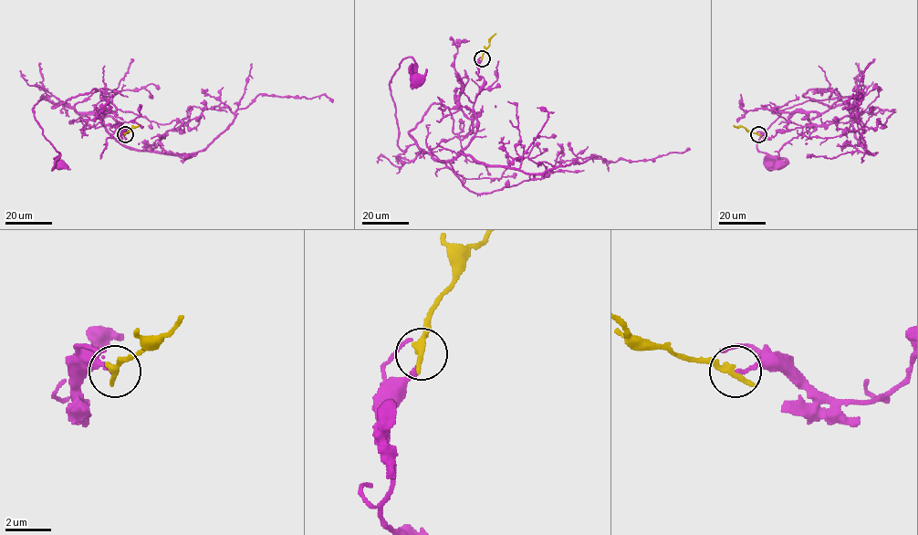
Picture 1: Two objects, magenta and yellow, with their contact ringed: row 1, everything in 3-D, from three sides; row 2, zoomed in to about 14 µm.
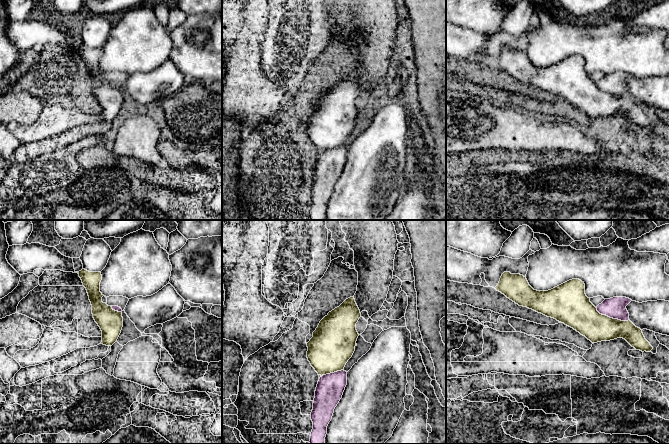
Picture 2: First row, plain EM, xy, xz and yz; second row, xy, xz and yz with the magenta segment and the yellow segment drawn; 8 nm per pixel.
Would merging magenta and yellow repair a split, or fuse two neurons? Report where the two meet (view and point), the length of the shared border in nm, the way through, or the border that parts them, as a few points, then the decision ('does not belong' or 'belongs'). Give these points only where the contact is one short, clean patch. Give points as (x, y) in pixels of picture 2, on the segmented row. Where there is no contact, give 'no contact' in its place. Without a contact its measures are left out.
contact yz (611, 317); length 300 nm; way yz (615, 307), (611, 317), (586, 317), (580, 314); belongs

